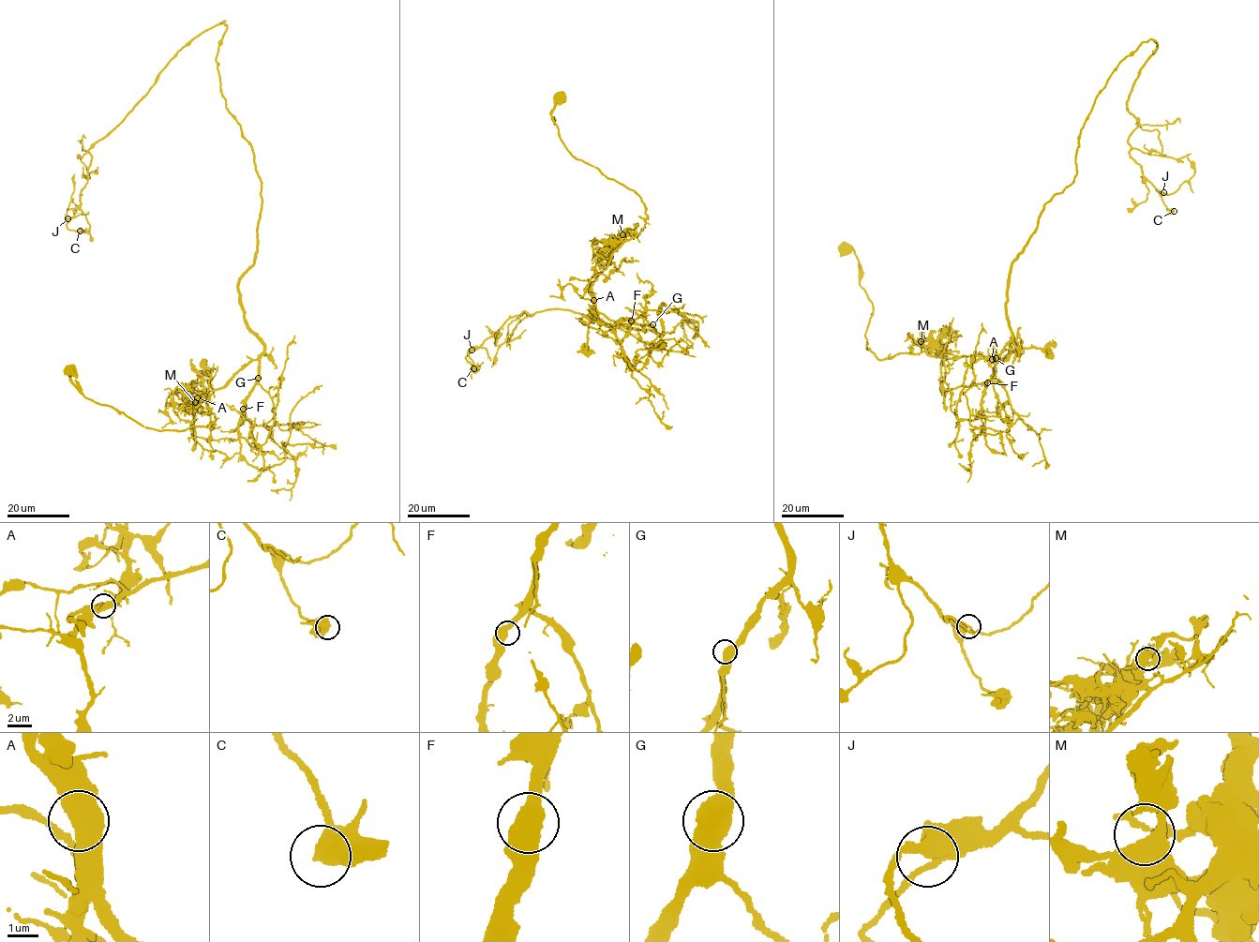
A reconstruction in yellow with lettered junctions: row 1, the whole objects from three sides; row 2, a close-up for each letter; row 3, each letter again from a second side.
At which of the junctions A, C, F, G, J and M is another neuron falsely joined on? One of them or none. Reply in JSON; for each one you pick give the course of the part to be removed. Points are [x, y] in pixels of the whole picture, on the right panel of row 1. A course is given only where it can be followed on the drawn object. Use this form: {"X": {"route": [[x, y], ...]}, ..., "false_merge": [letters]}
{"A": {"route": [[991, 358], [924, 351], [876, 359], [866, 348], [874, 307], [860, 282], [857, 256], [839, 246]]}, "false_merge": ["A"]}

